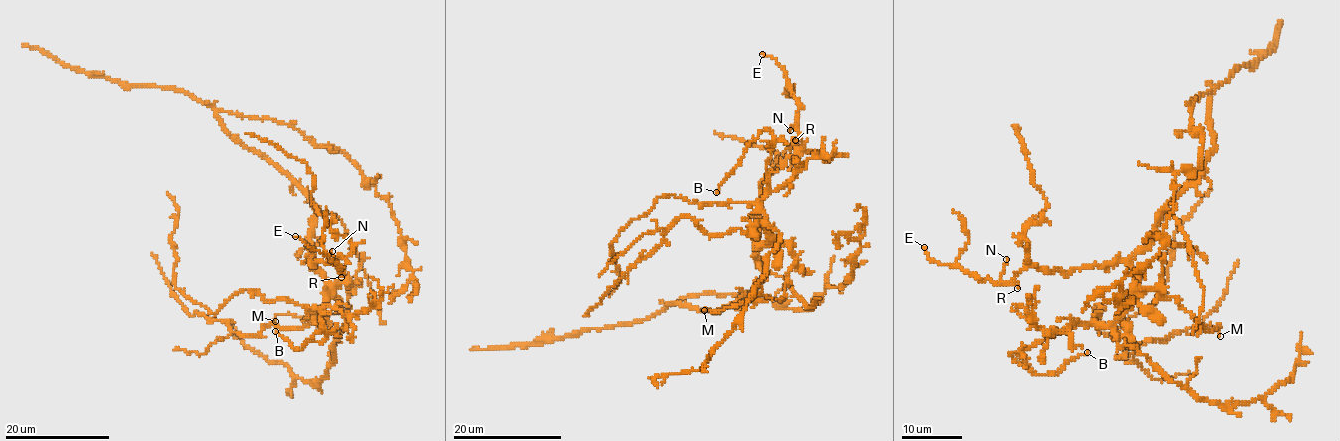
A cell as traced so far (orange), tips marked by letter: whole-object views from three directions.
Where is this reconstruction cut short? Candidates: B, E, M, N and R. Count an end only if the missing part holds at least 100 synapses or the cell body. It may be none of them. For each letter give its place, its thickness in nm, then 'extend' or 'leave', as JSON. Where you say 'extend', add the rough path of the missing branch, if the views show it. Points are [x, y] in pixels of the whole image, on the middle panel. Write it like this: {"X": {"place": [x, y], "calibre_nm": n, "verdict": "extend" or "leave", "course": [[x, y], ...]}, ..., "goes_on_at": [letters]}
{"B": {"place": [716, 192], "calibre_nm": 240, "verdict": "leave"}, "E": {"place": [762, 54], "calibre_nm": 140, "verdict": "leave"}, "M": {"place": [704, 310], "calibre_nm": 150, "verdict": "leave"}, "N": {"place": [790, 130], "calibre_nm": 90, "verdict": "leave"}, "R": {"place": [795, 140], "calibre_nm": 140, "verdict": "leave"}, "goes_on_at": []}

